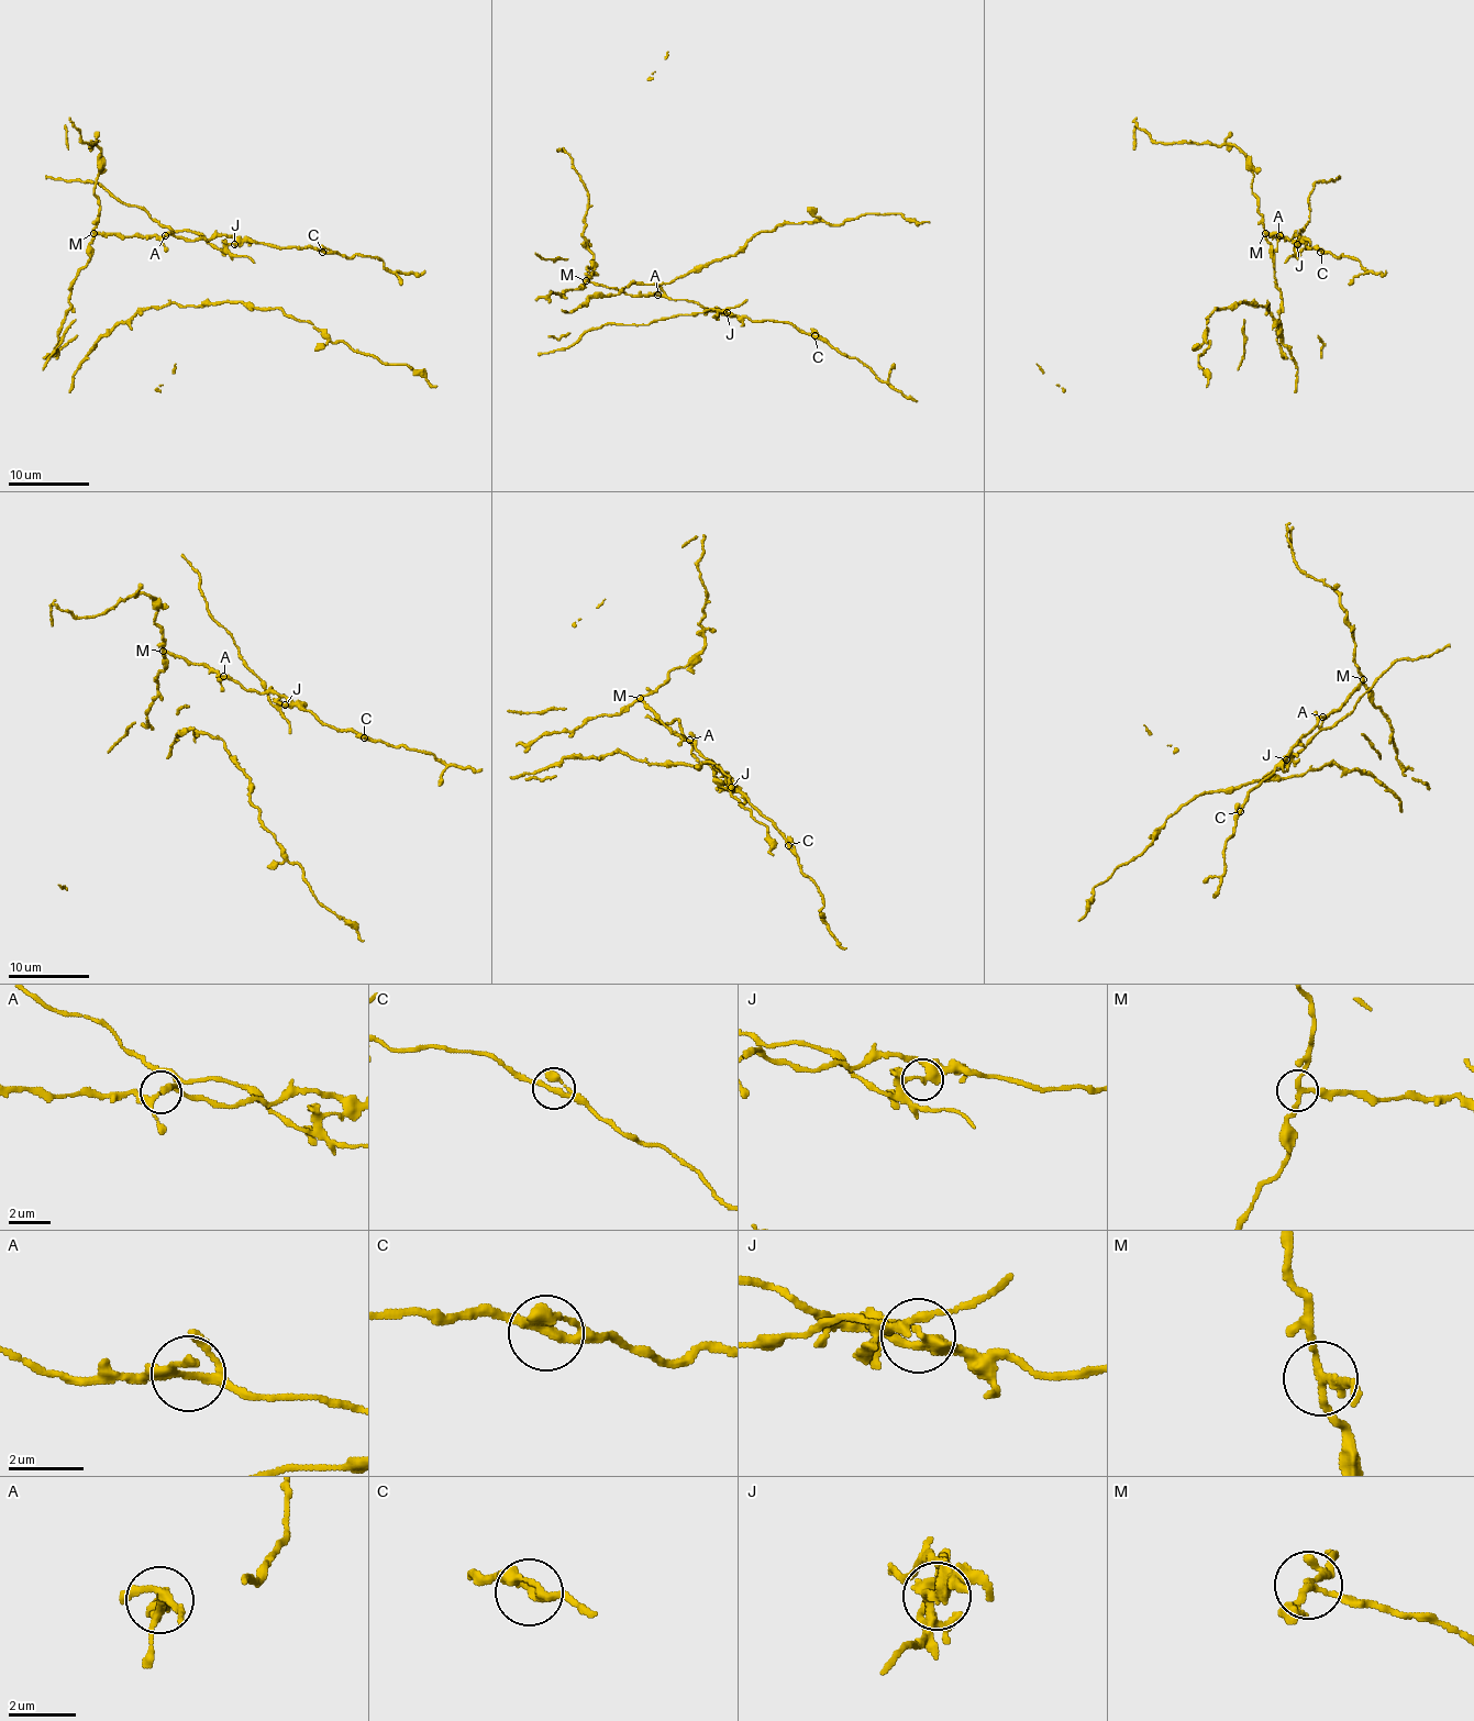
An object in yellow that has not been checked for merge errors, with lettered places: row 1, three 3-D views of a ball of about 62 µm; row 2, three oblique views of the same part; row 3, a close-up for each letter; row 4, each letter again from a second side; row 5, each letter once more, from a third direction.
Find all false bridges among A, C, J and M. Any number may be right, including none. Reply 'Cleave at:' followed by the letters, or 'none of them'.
Cleave at: J, M

